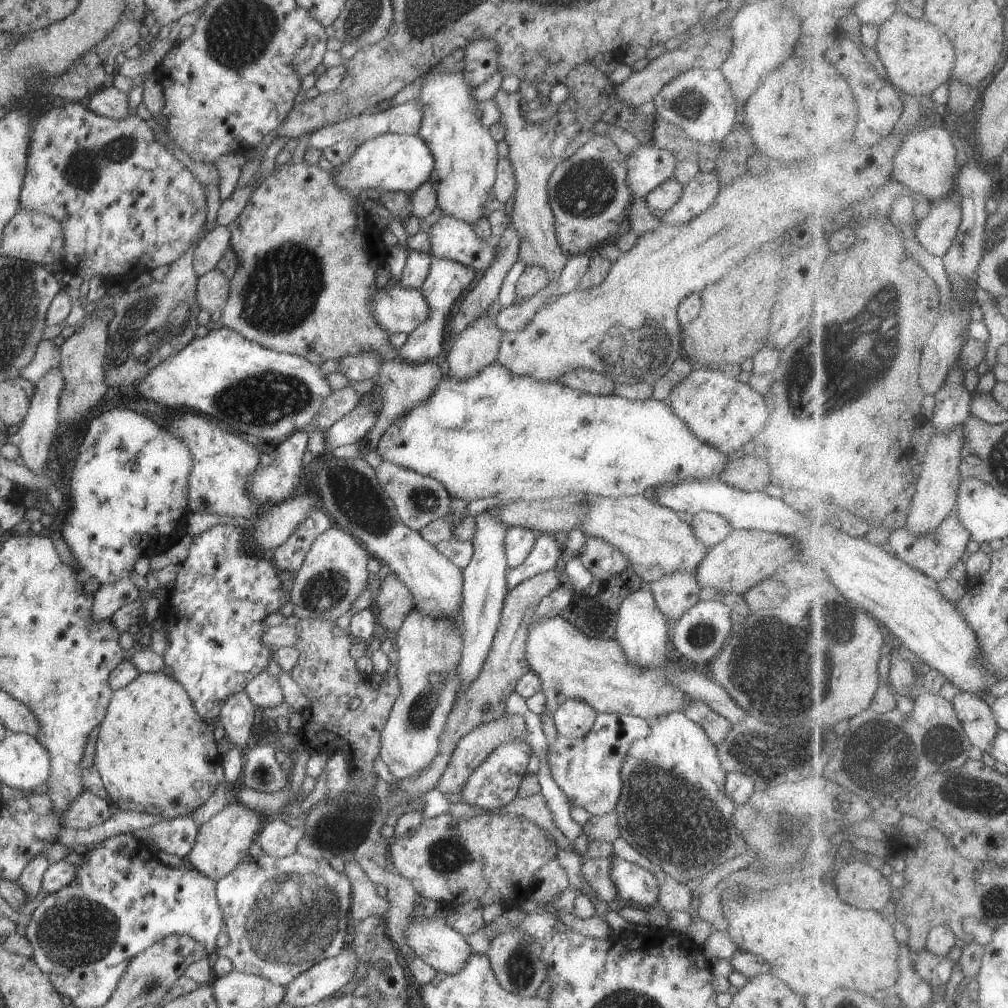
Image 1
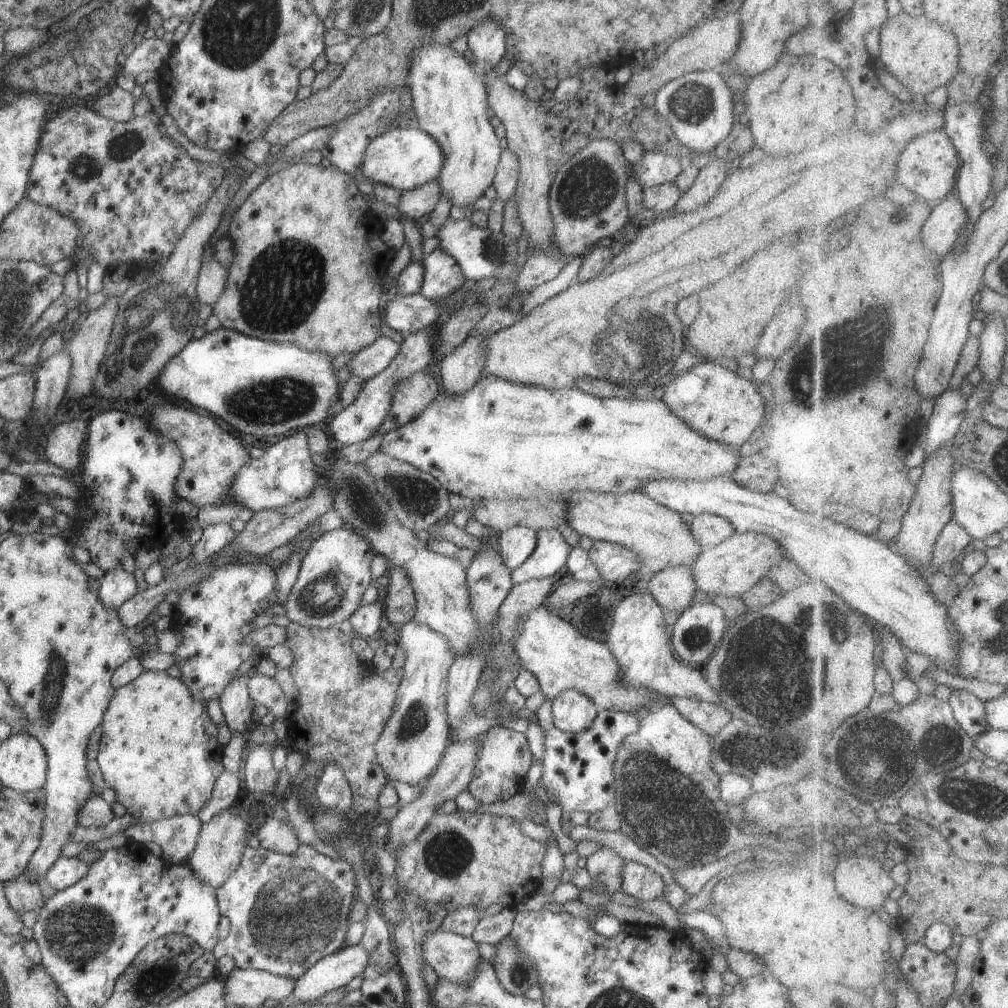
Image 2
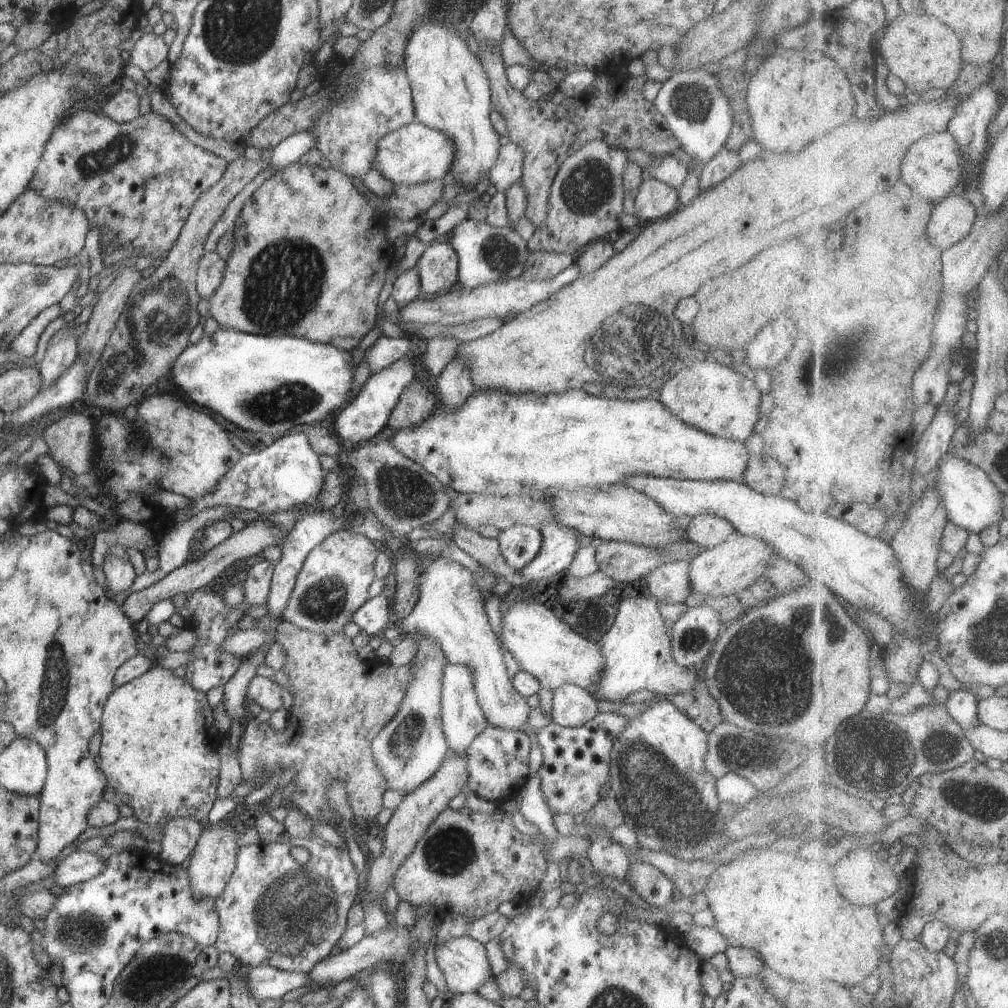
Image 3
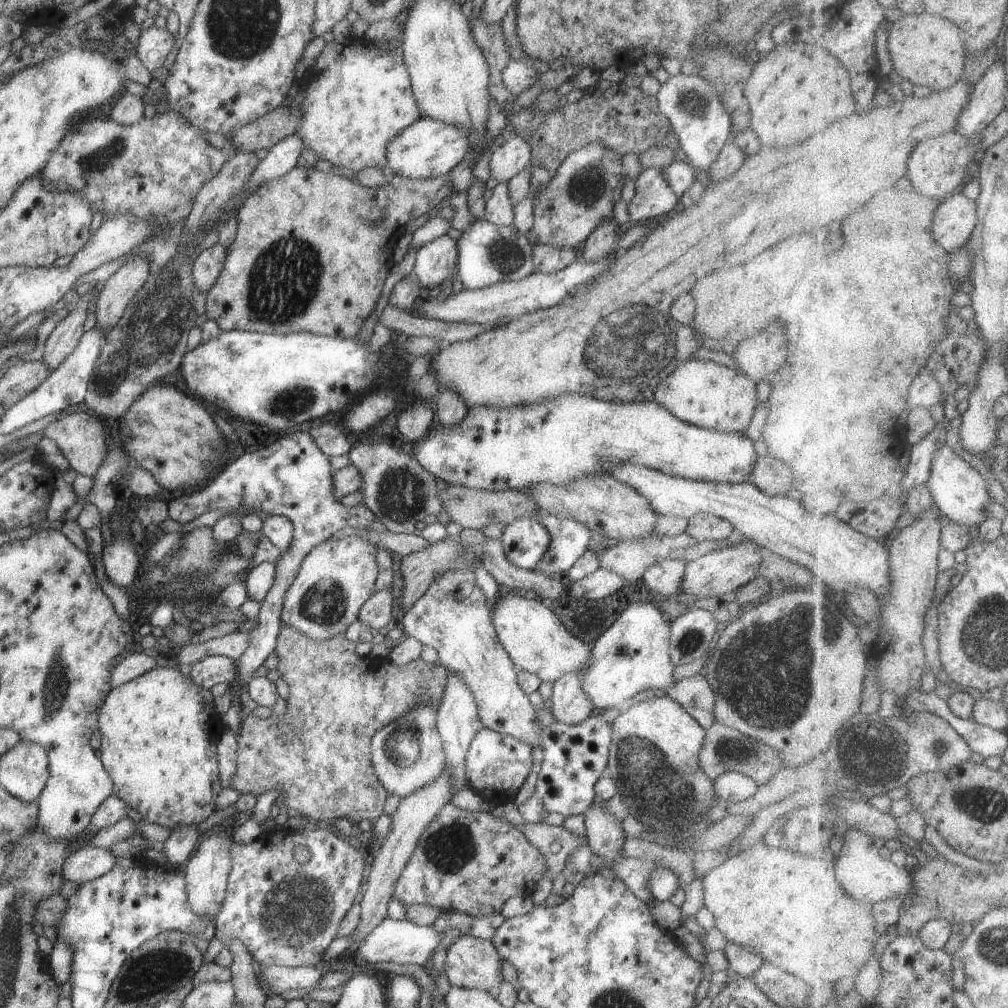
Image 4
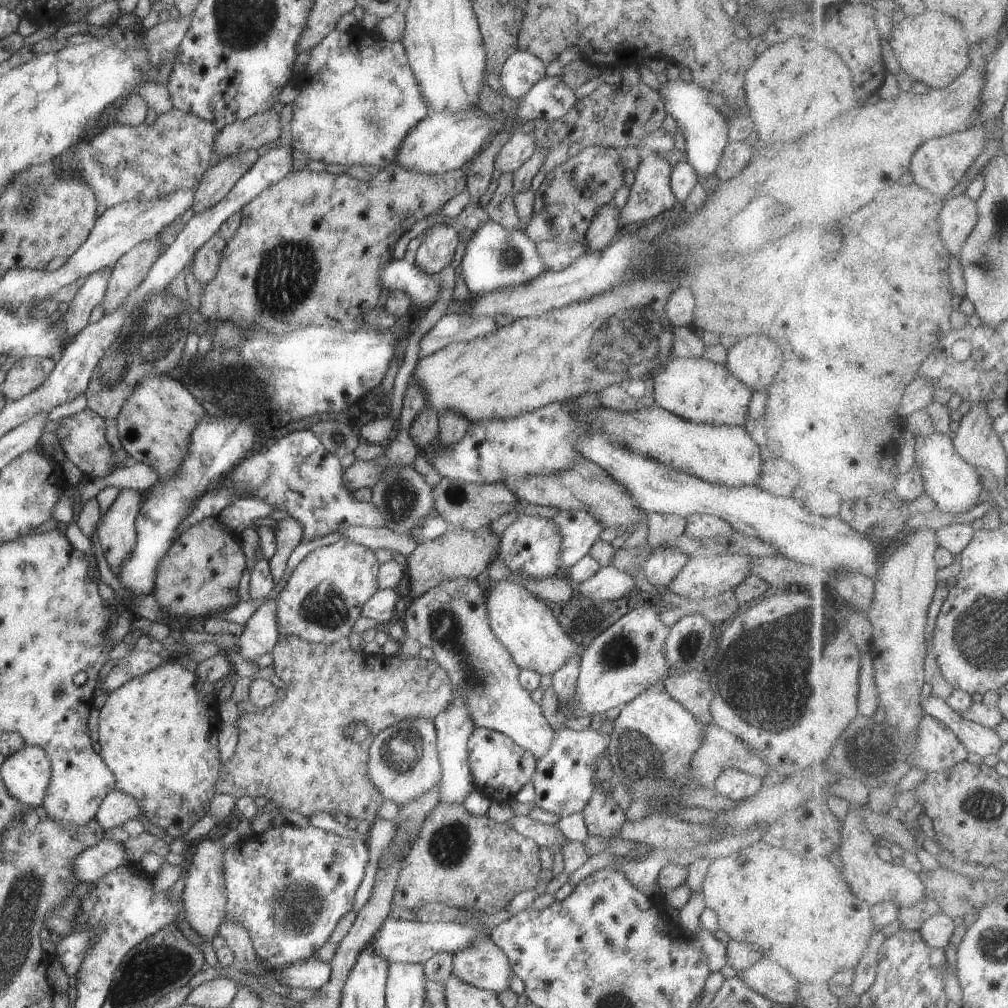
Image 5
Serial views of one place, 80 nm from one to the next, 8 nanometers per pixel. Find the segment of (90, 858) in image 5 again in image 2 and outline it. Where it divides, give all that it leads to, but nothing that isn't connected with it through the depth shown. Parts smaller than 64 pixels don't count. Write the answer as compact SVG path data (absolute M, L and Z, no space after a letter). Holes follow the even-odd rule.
M62 857L47 870L44 883L54 890L61 891L76 881L79 881L89 869L89 866L77 858Z

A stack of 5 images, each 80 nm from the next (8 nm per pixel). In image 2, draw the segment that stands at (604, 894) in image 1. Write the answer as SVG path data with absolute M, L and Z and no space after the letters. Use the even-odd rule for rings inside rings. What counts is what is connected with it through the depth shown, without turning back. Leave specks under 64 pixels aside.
M600 846L598 852L587 858L585 868L594 881L606 887L605 894L611 895L621 890L622 867L625 862L611 848Z

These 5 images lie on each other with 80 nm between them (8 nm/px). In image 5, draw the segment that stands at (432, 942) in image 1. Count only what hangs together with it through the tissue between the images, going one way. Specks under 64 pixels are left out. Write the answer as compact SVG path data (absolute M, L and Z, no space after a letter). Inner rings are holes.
M486 935L453 954L452 977L494 994L509 987L510 972L508 958Z

